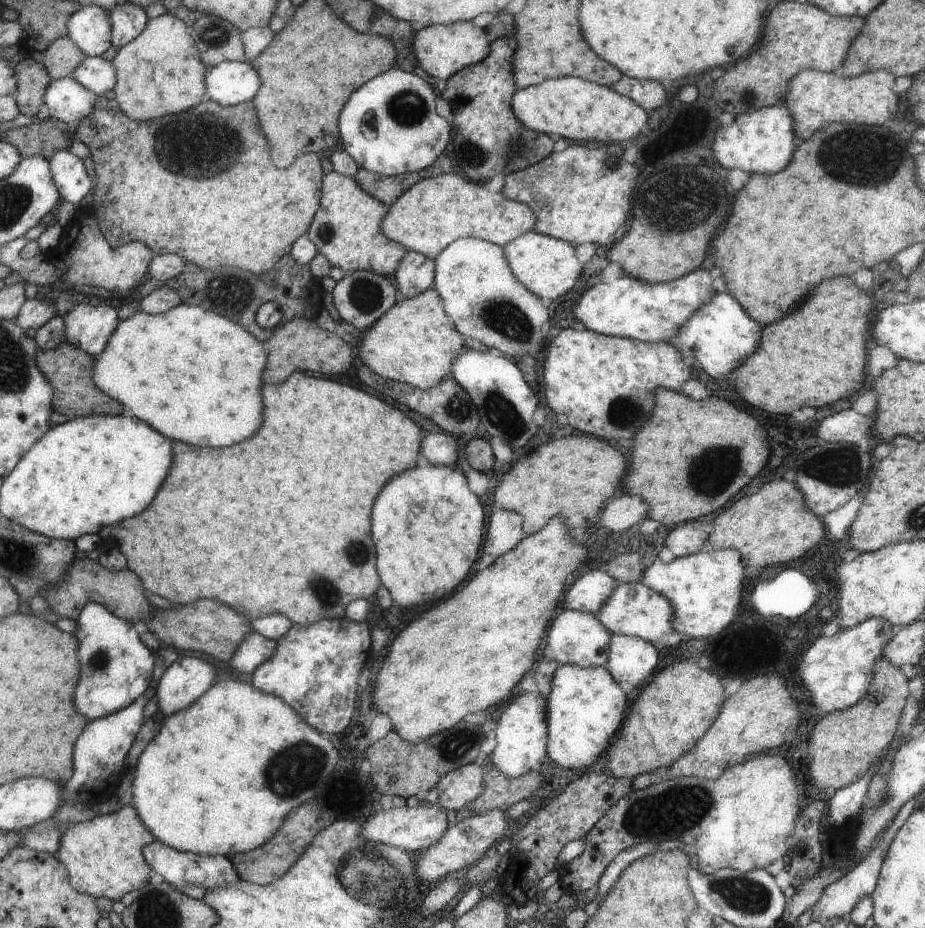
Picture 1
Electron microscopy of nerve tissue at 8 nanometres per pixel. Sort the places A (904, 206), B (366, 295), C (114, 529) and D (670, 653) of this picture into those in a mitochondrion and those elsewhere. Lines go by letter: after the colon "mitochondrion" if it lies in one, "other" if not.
A: other
B: mitochondrion
C: other
D: other

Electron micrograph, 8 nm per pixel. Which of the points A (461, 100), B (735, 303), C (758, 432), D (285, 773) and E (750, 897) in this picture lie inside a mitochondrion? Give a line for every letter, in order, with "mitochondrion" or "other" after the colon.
A: mitochondrion
B: other
C: other
D: mitochondrion
E: mitochondrion

